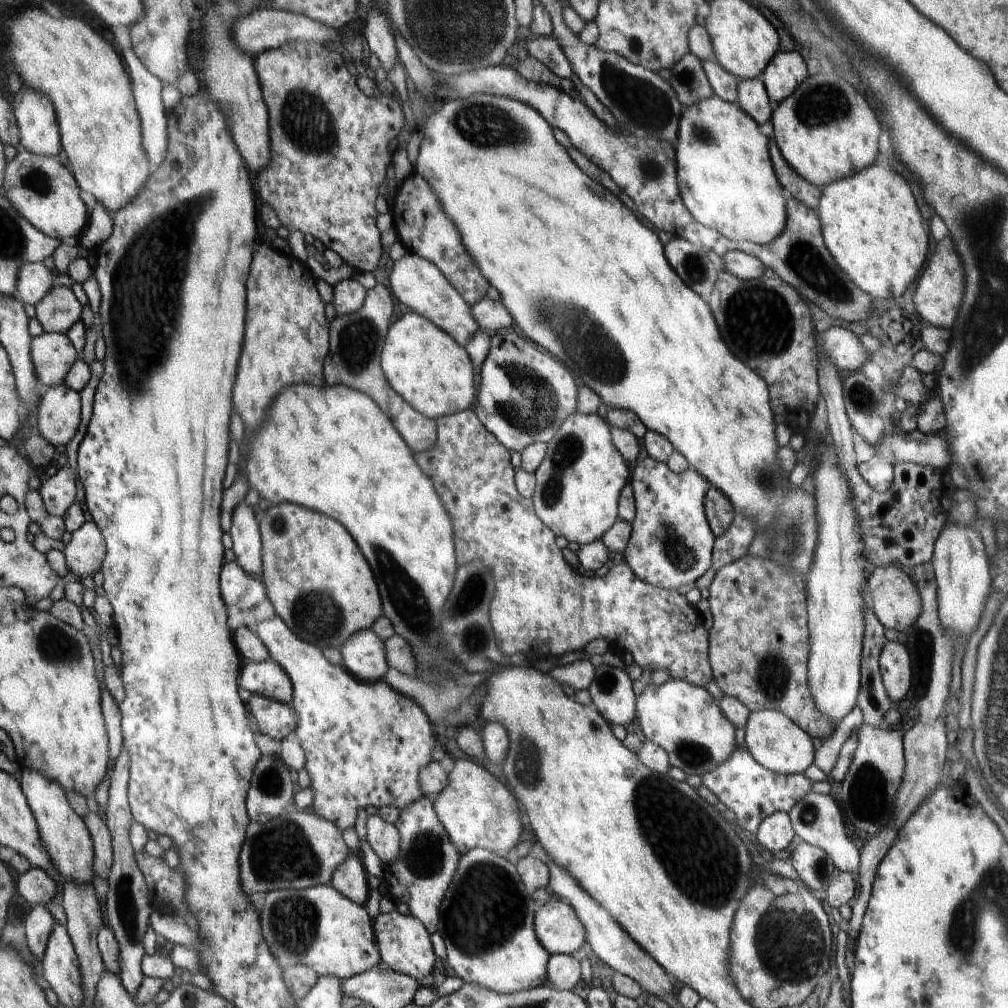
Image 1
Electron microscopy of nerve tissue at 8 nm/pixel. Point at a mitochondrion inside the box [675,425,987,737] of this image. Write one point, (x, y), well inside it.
(773, 673)

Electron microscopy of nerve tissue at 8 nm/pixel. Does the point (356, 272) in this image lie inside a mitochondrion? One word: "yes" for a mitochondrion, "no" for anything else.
no

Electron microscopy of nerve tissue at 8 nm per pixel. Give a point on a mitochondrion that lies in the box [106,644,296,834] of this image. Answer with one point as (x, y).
(271, 780)

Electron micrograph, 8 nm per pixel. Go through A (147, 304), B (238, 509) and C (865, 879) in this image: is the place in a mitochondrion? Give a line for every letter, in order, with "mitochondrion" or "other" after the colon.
A: mitochondrion
B: other
C: other

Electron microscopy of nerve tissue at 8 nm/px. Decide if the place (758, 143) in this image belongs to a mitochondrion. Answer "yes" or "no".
no

